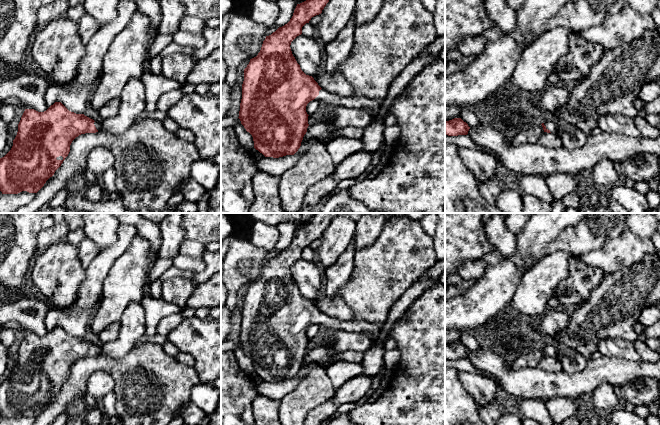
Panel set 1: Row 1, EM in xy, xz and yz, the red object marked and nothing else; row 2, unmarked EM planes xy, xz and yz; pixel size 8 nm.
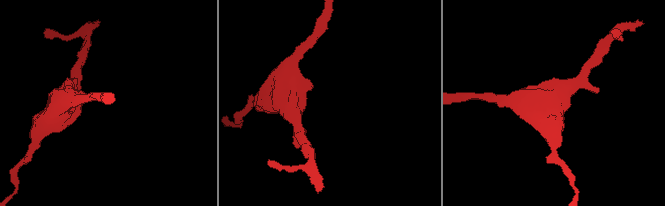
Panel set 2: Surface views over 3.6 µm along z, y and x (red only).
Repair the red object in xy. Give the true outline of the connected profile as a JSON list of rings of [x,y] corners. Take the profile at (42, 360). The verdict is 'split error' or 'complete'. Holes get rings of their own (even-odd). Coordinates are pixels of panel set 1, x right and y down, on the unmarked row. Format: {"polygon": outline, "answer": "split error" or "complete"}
{"polygon": [[[55,326],[44,336],[25,333],[11,374],[0,382],[0,415],[2,418],[37,417],[68,380],[76,361],[101,354],[101,346],[71,336],[61,326]]], "answer": "split error"}

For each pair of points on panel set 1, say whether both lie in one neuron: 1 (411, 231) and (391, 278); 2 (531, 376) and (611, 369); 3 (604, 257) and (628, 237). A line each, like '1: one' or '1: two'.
1: one
2: one
3: one

